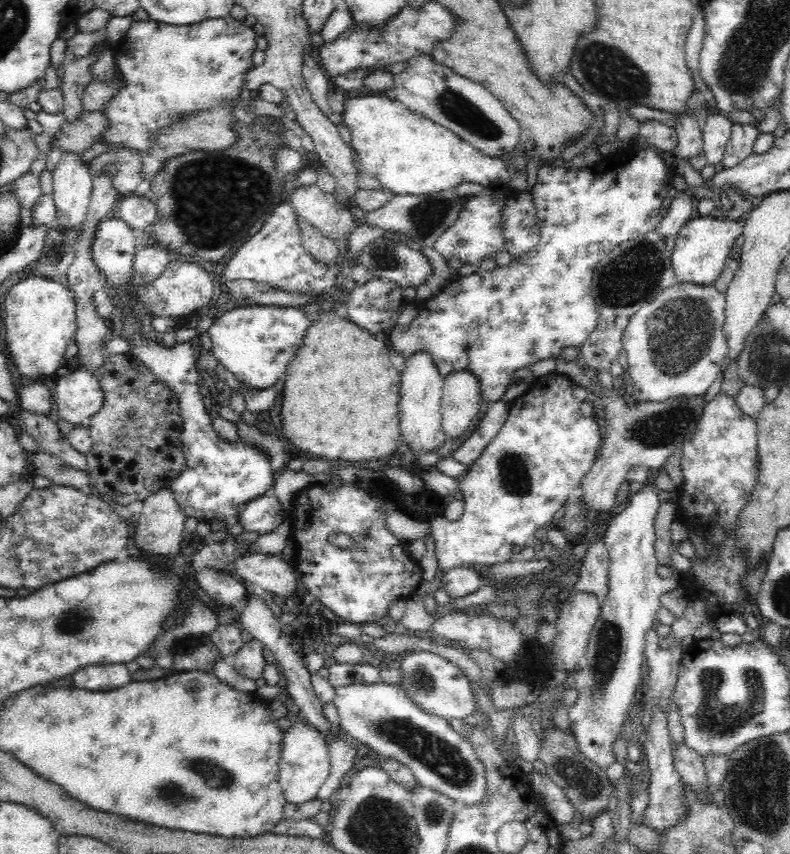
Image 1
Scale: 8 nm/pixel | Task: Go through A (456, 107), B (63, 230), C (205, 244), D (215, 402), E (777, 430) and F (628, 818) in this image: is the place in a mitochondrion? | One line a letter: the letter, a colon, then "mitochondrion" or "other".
A: mitochondrion
B: other
C: mitochondrion
D: other
E: other
F: other

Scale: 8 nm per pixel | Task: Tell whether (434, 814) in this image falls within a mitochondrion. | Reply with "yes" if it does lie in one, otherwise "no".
yes

